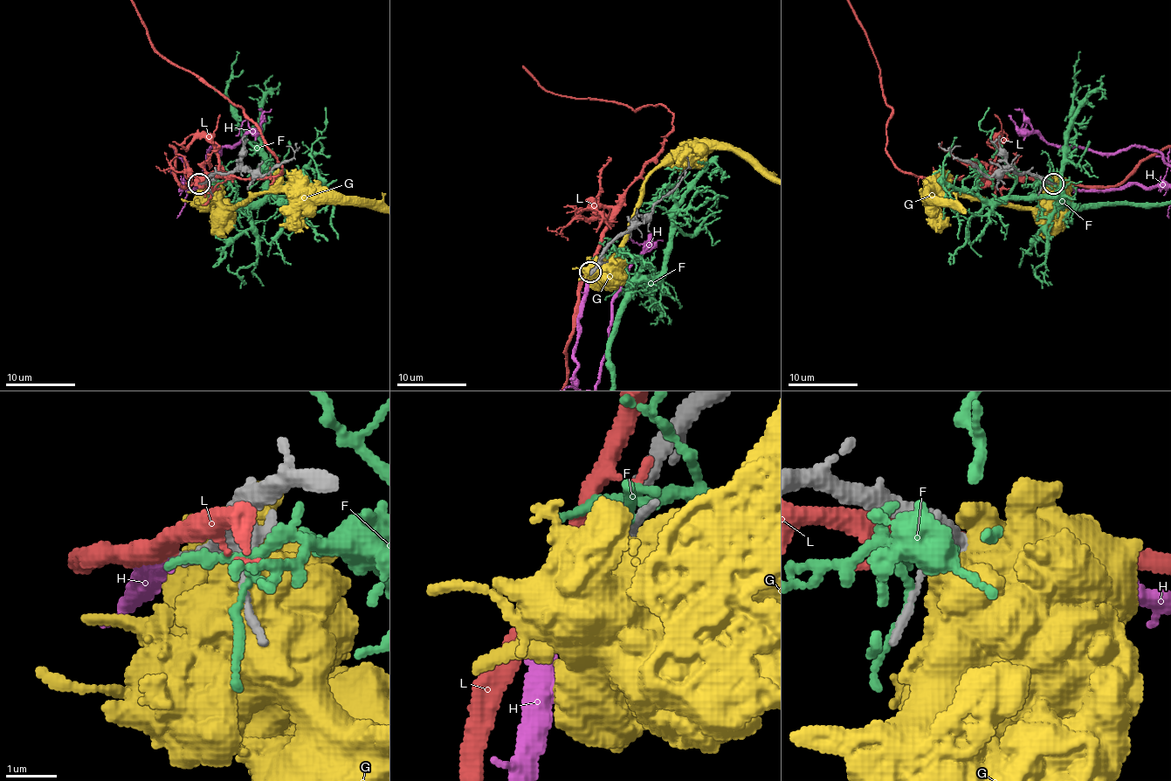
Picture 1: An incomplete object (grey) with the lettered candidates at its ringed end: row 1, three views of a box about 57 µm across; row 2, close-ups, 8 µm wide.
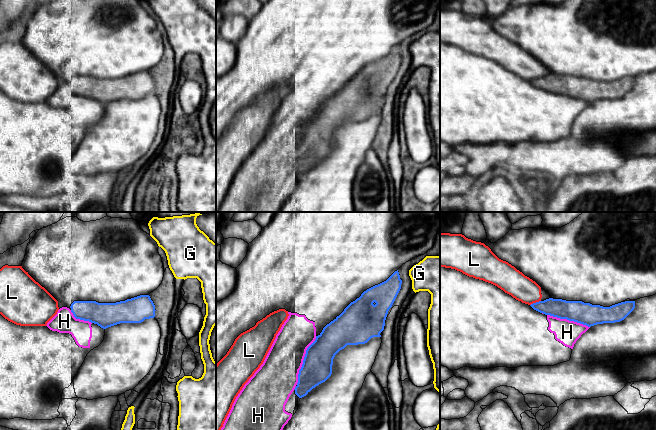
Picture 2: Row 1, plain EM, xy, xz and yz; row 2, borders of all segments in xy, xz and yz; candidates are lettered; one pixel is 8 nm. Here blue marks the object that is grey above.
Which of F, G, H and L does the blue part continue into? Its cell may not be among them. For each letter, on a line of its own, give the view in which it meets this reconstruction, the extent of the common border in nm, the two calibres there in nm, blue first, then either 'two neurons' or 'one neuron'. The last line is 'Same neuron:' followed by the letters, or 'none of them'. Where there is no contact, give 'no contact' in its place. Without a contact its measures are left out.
F: no contact; two neurons
G: no contact; two neurons
H: meets blue in xz; contact 420 nm long; 240 nm thick on the blue side, 320 nm on the other; one neuron
L: meets blue in yz; contact 100 nm long; 150 nm thick on the blue side, 200 nm on the other; two neurons
Same neuron: H

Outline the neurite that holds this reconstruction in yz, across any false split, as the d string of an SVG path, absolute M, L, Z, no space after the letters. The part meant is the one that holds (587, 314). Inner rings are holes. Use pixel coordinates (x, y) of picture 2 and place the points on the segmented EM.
M549 298L530 306L547 316L548 330L555 335L555 339L573 349L576 341L591 326L624 320L634 310L635 301L603 307L582 301Z

